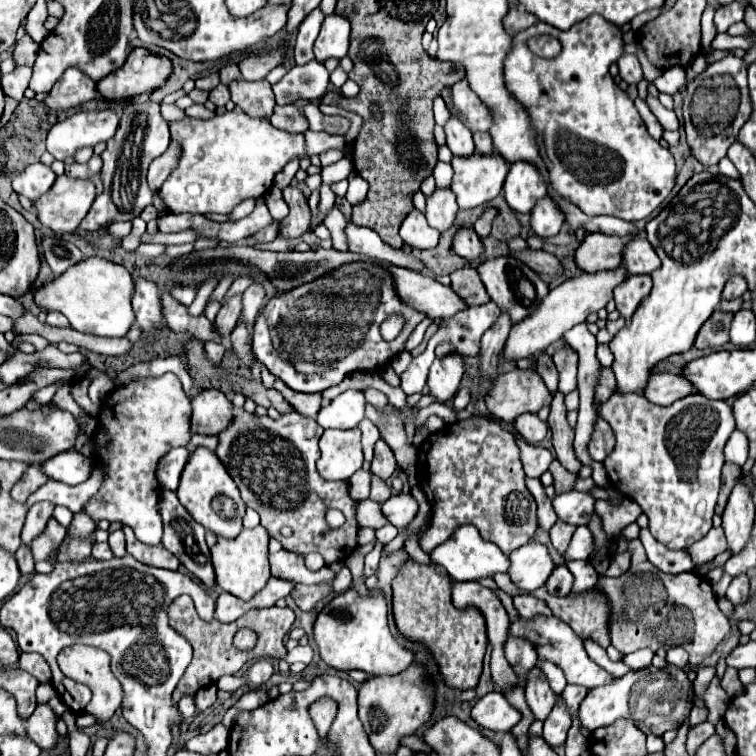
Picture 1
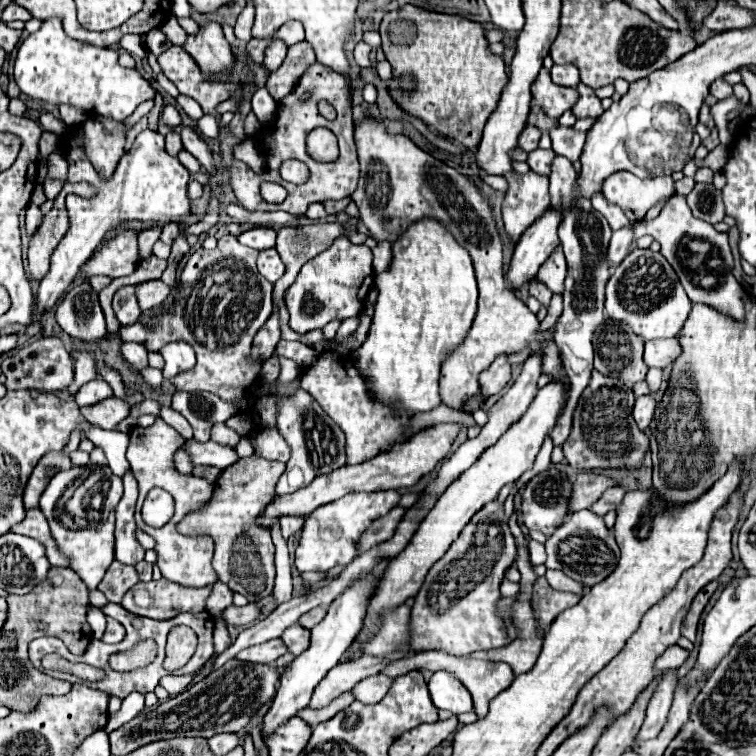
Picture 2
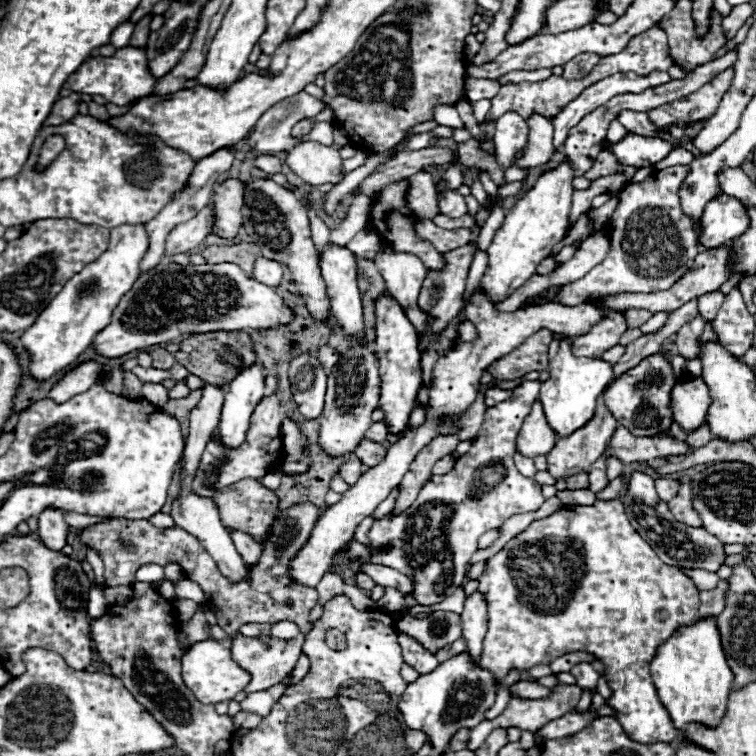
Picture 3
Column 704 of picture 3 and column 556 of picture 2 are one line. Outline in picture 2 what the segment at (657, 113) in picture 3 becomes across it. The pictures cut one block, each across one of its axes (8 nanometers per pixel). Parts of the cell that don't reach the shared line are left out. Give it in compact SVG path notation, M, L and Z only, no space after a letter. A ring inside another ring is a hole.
M542 68L532 84L532 98L550 118L560 118L566 110L572 108L572 104L576 104L578 94L576 88L556 86L550 78L550 70Z

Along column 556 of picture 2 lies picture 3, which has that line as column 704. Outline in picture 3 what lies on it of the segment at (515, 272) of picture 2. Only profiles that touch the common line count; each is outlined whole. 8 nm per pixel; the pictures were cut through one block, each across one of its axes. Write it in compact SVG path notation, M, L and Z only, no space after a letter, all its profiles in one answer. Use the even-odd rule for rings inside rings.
M720 192L704 208L702 226L704 238L700 238L700 244L706 248L716 248L742 236L750 226L750 218L738 198Z

